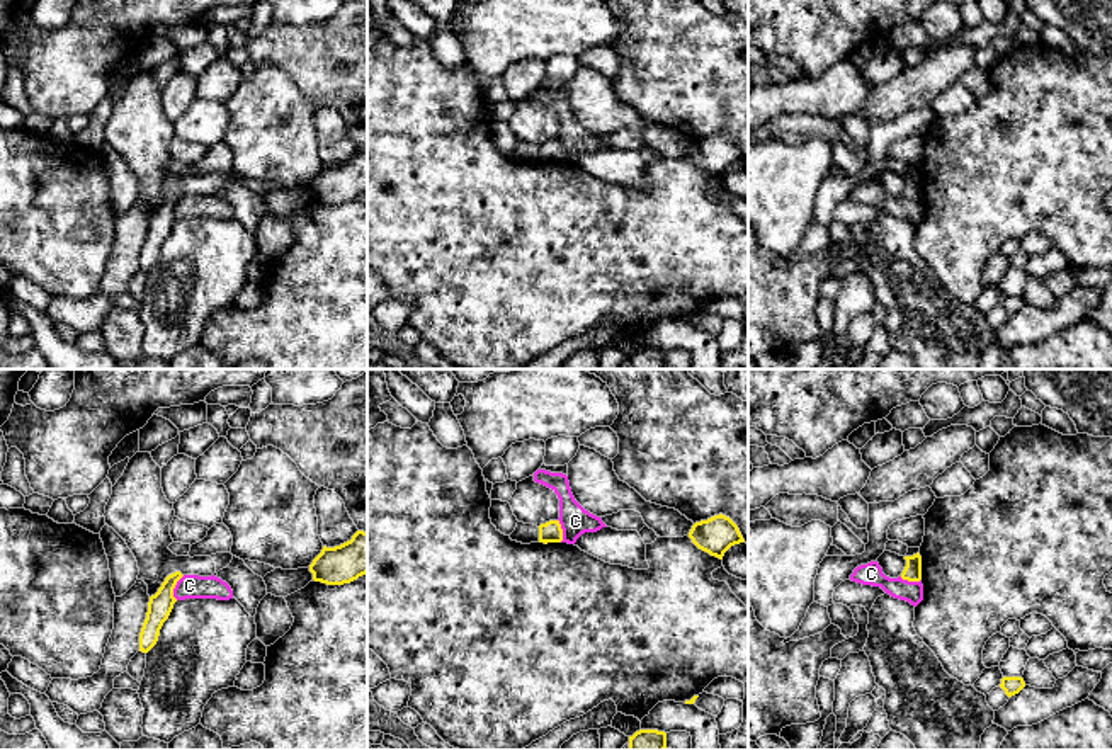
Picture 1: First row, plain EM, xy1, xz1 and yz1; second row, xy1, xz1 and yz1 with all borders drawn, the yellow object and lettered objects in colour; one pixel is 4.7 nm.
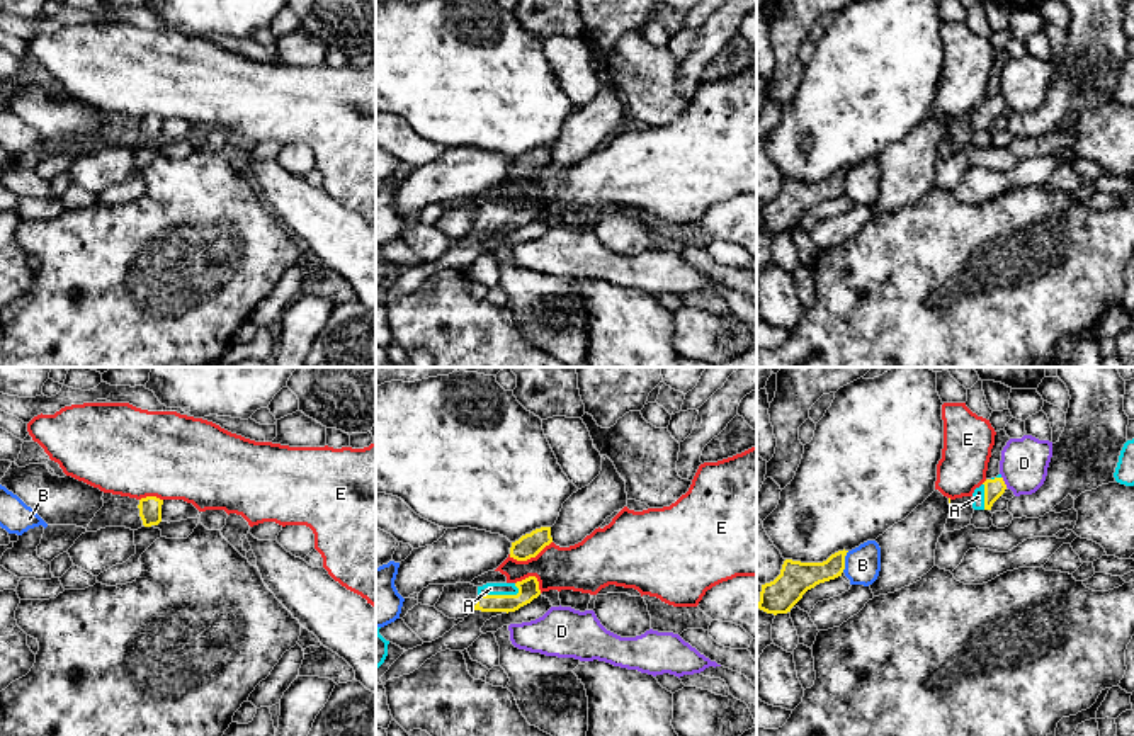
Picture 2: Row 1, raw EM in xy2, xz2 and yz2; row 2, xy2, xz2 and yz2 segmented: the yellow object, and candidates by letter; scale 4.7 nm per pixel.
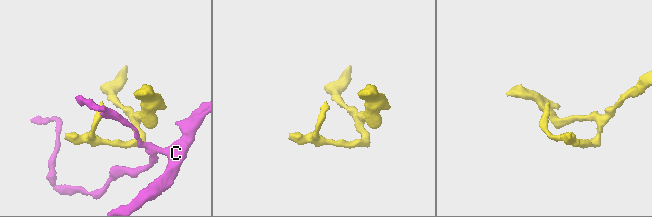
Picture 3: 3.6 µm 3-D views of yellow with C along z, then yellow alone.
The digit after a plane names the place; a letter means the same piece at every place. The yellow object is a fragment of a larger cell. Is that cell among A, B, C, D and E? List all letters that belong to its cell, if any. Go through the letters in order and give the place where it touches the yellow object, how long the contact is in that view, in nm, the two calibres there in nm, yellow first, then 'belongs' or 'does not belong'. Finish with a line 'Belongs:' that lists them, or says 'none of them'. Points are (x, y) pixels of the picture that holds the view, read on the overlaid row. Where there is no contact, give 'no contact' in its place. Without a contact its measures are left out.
A: xz2 (498, 595) | 200 nm | 100/60 nm | belongs
B: yz2 (844, 561) | 110 nm | 160/170 nm | does not belong
C: xy1 (174, 587) | 130 nm | 120/110 nm | does not belong
D: yz2 (1003, 481) | 60 nm | 100/220 nm | does not belong
E: xz2 (529, 558) | 220 nm | 110/220 nm | does not belong
Belongs: A

